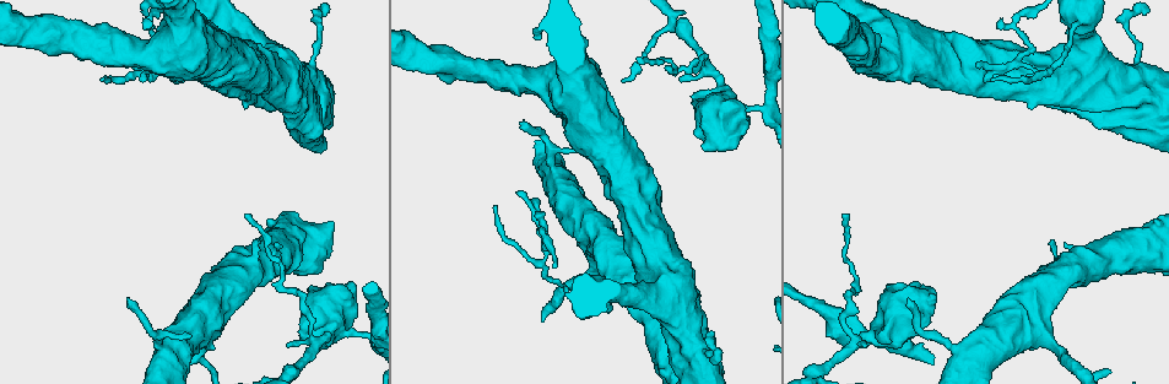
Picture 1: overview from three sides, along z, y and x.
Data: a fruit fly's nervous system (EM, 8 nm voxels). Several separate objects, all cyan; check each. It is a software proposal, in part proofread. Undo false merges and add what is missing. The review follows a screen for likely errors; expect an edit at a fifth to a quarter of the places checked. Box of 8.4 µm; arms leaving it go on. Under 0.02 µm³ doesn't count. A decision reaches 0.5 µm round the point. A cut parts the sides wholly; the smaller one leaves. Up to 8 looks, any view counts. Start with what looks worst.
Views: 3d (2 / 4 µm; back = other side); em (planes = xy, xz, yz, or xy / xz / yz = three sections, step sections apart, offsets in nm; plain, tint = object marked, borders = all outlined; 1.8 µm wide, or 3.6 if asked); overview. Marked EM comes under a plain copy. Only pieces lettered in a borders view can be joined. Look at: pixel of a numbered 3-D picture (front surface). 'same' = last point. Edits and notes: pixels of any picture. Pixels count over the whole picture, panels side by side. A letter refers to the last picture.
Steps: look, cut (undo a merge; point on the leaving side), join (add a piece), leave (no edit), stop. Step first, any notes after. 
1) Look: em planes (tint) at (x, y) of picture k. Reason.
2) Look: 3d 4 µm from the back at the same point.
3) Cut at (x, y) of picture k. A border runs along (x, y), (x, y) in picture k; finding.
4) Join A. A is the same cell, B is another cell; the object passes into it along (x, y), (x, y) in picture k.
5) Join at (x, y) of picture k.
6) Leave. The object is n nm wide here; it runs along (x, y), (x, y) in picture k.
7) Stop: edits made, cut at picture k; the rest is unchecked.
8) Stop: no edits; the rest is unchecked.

Look: em xy step 8 (borders) at (344, 332) of picture 1. Calibre changes.

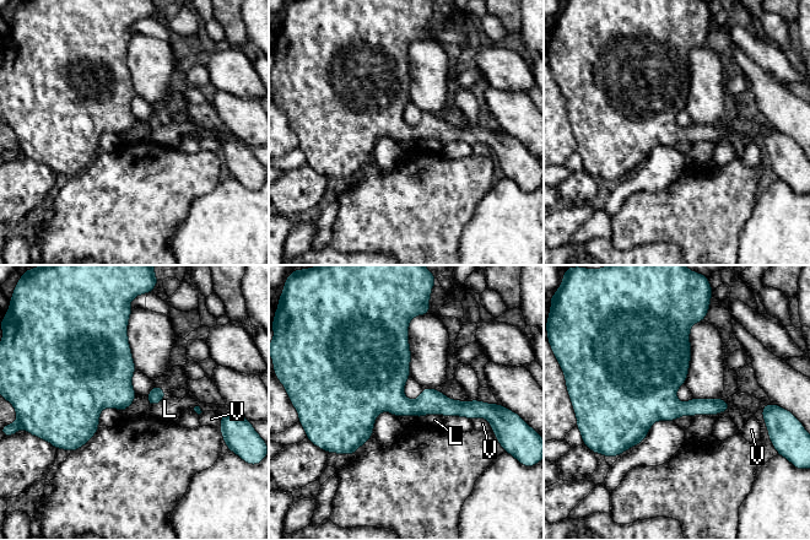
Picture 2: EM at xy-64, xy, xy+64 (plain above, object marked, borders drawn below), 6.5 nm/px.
Leave. The longest contact is with L, 190 nm; L and V are other cells; a border runs along (446, 415), (428, 412), (417, 417) in picture 2; one neuron here.

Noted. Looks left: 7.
Look: em 3.6 µm planes (borders) at (305, 115) of picture 1. Sharp bend.

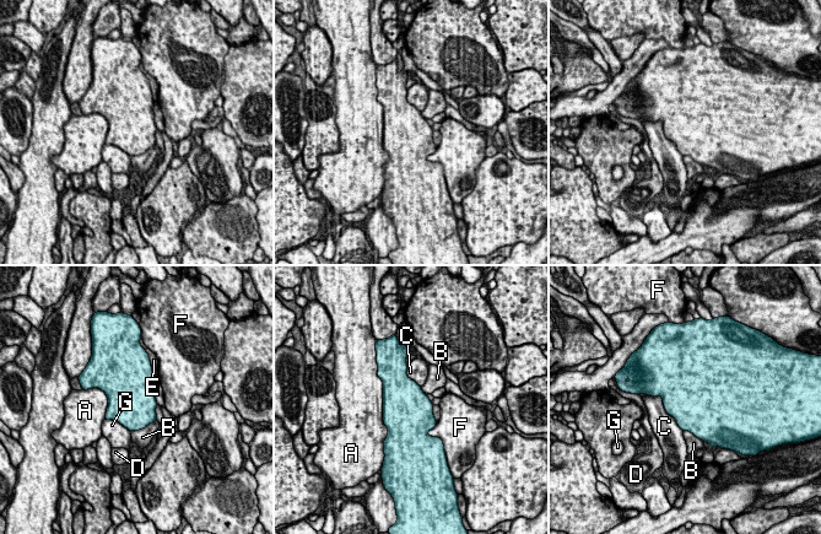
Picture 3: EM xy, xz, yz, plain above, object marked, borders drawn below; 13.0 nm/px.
Leave. The object is 600 nm wide here; the longest contact is with A, 800 nm; A, B, C, D, E, F and G are other cells; one neuron here.

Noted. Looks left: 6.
Look: em planes (borders) at (521, 122) of picture 1. Branch stops here.

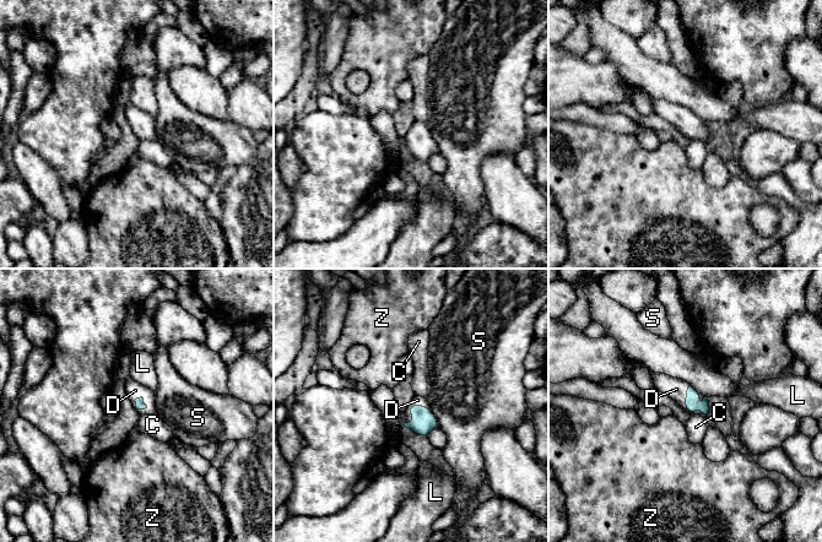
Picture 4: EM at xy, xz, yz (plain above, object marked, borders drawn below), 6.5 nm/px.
Join D. D is the same cell, C, L, S and Z are other cells; the object passes into it along (422, 428), (418, 416), (417, 400) in picture 4; the neuron continues.

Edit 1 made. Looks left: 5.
Stop: edits made, join at picture 4; the rest is unchecked.

